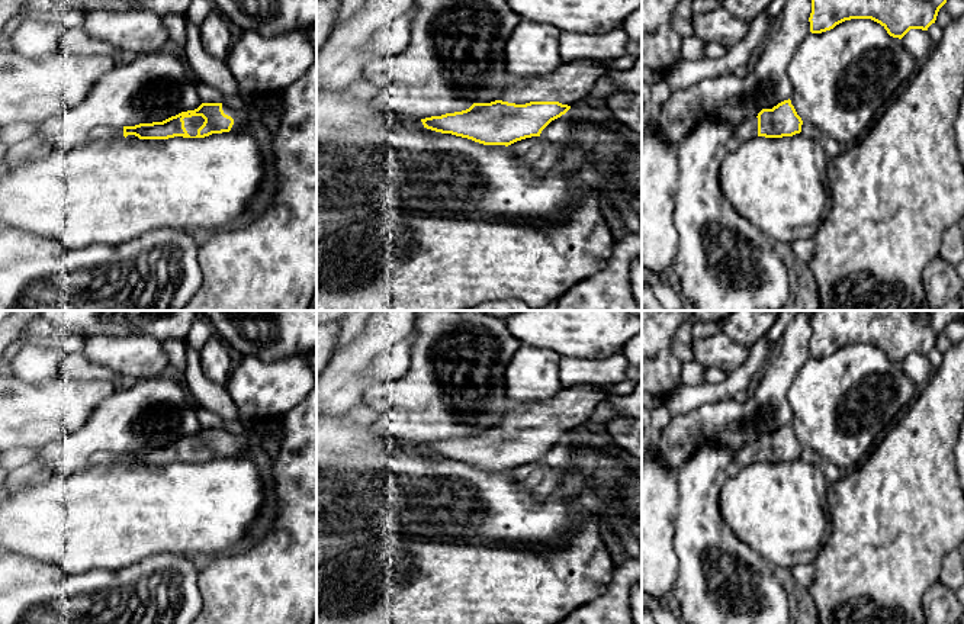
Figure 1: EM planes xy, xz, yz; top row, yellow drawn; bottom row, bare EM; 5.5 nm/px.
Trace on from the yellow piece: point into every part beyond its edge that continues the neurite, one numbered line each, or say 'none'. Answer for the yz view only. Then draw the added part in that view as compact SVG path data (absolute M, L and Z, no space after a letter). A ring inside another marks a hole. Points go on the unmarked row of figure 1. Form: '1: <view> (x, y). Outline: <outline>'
1: yz (748, 454). Outline: M758 443L746 444L745 447L739 448L733 457L739 461L740 466L749 466L758 461Z

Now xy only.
1: xy (192, 449). Outline: M202 441L184 443L184 453L190 461L197 460L197 454L203 450L205 444Z

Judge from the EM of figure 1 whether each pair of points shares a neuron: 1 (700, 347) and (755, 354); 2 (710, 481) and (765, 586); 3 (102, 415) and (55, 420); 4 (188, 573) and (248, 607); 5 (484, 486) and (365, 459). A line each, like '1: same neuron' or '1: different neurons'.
1: different neurons
2: same neuron
3: different neurons
4: different neurons
5: same neuron

